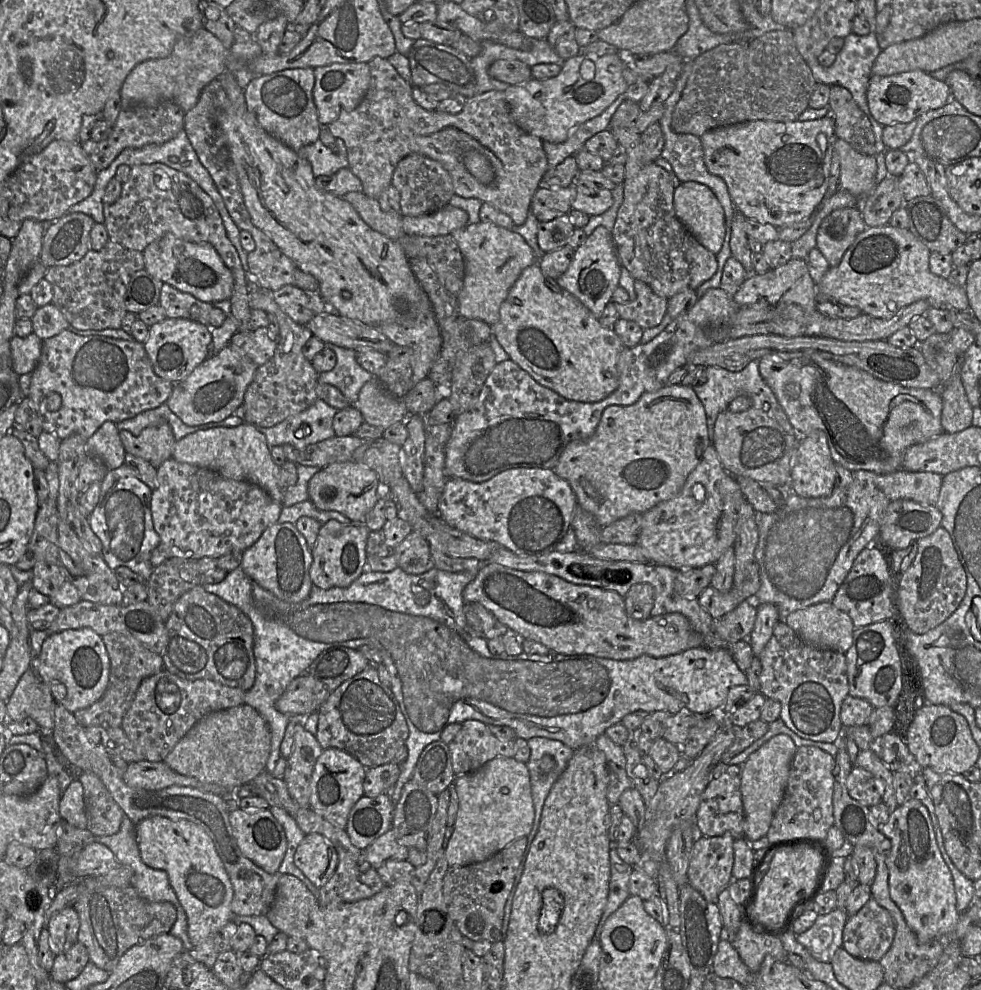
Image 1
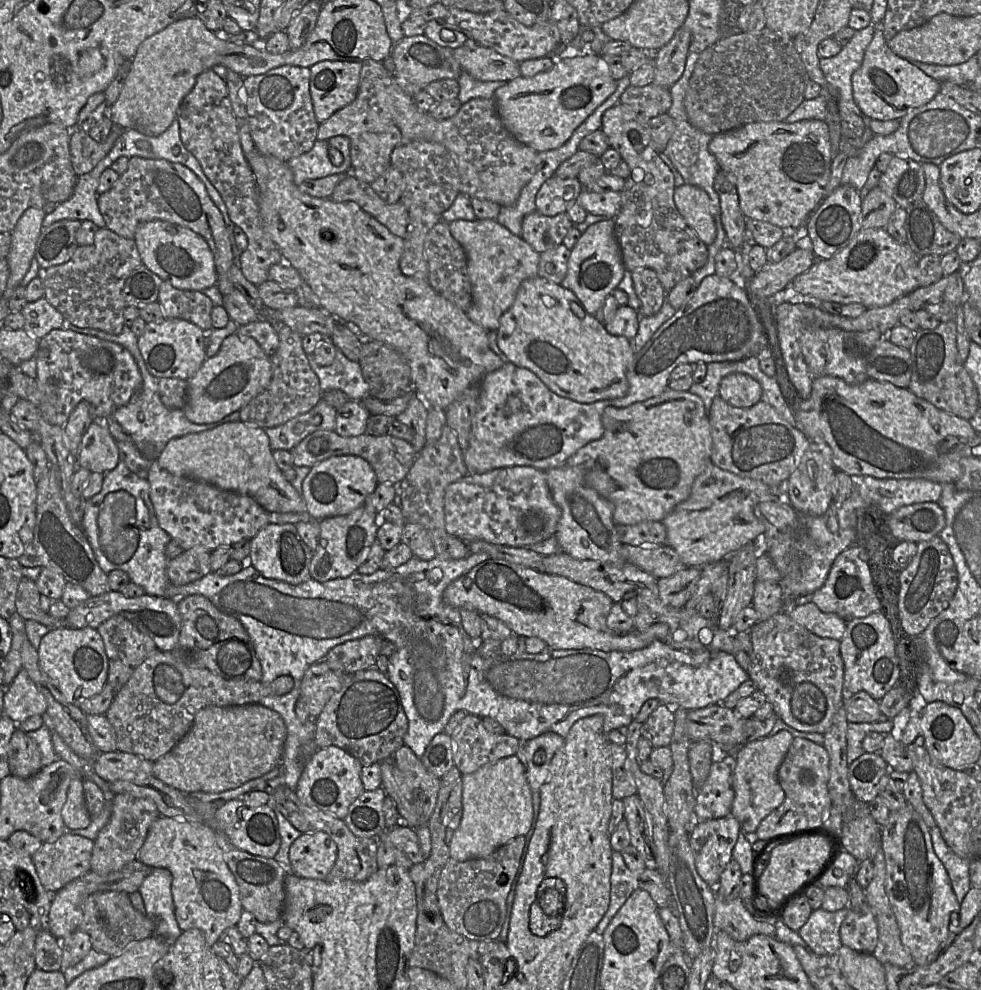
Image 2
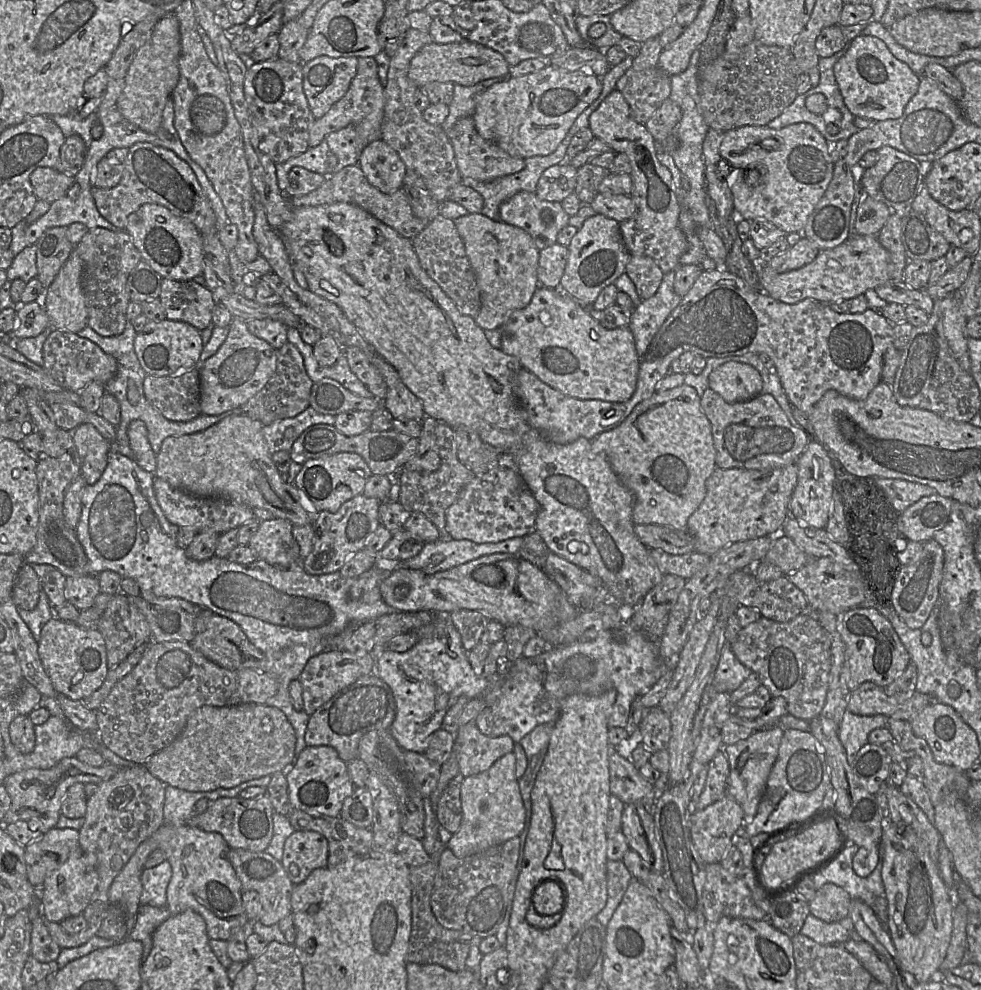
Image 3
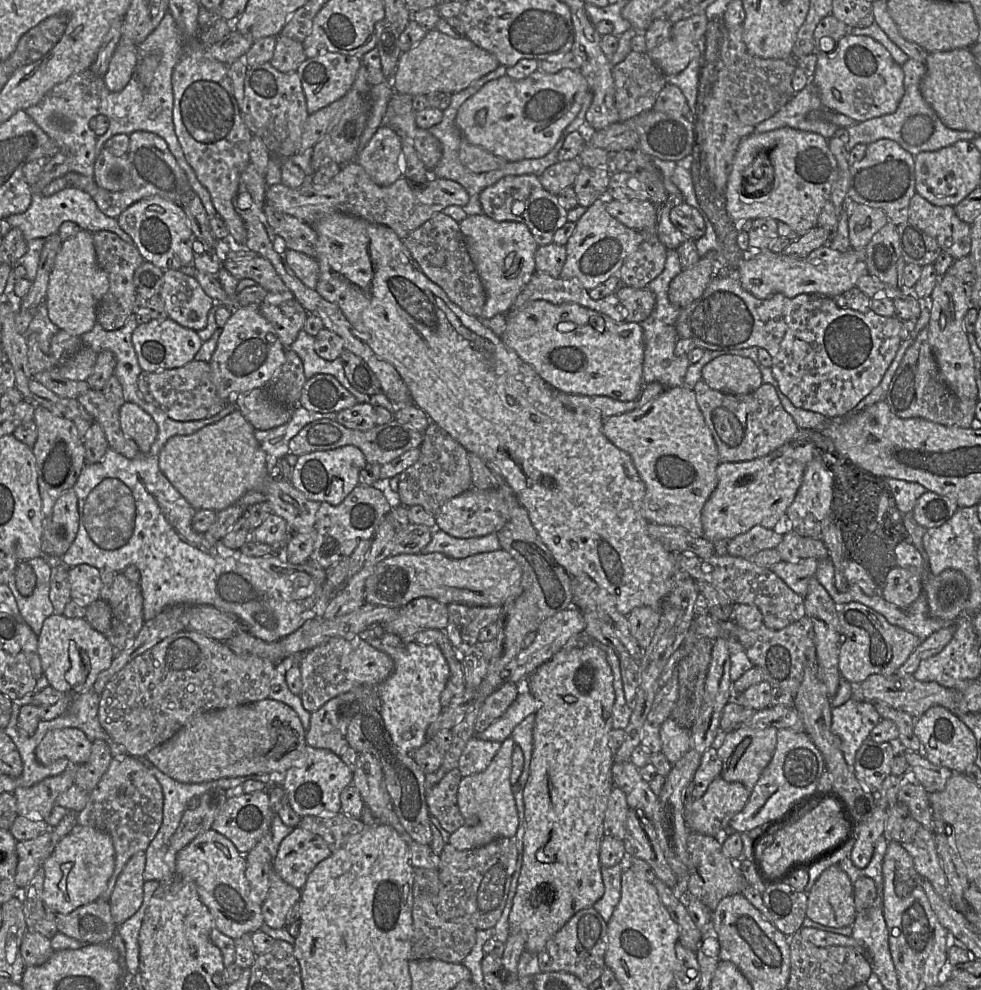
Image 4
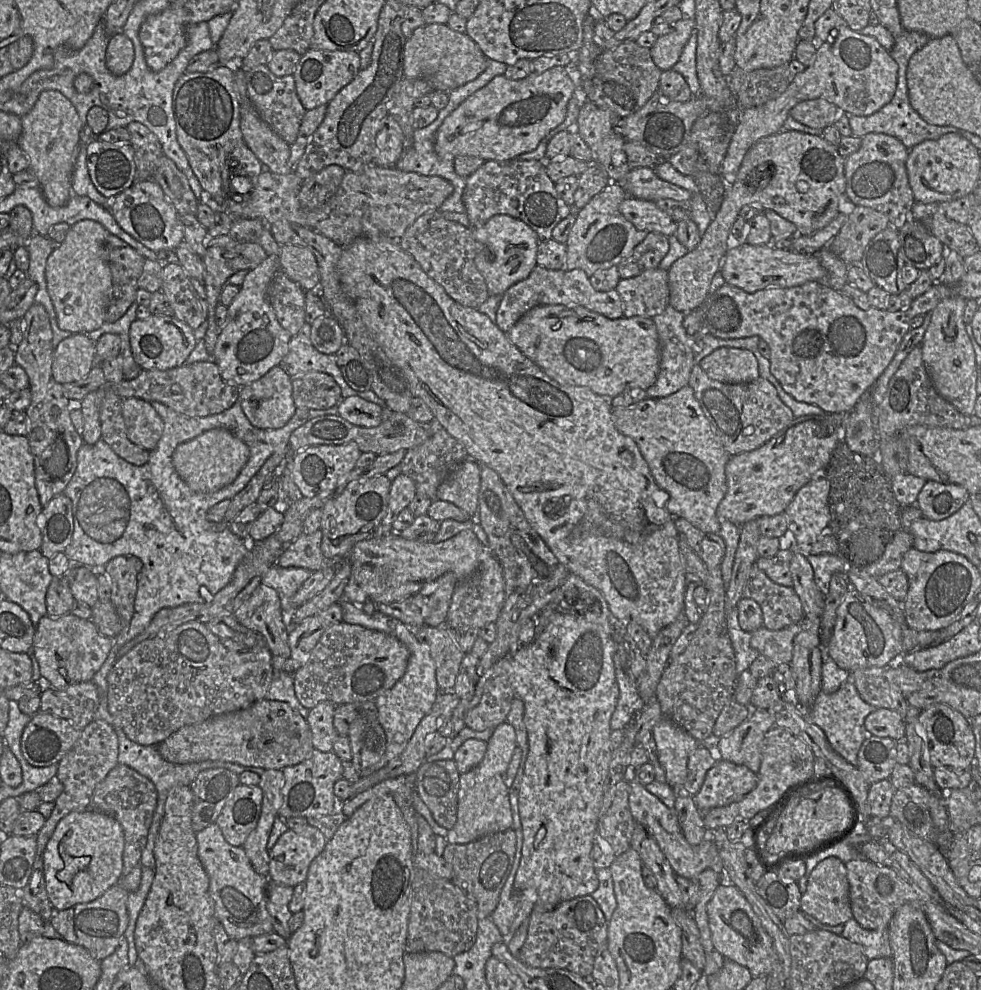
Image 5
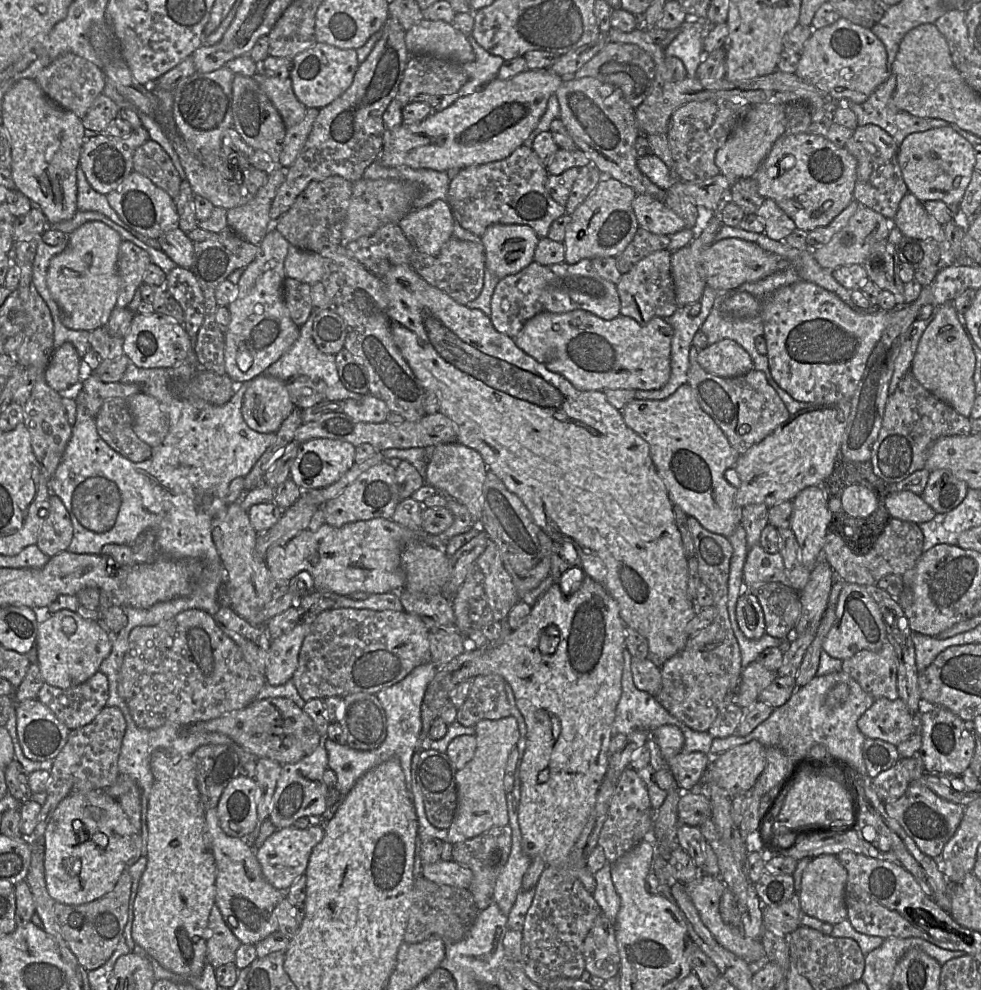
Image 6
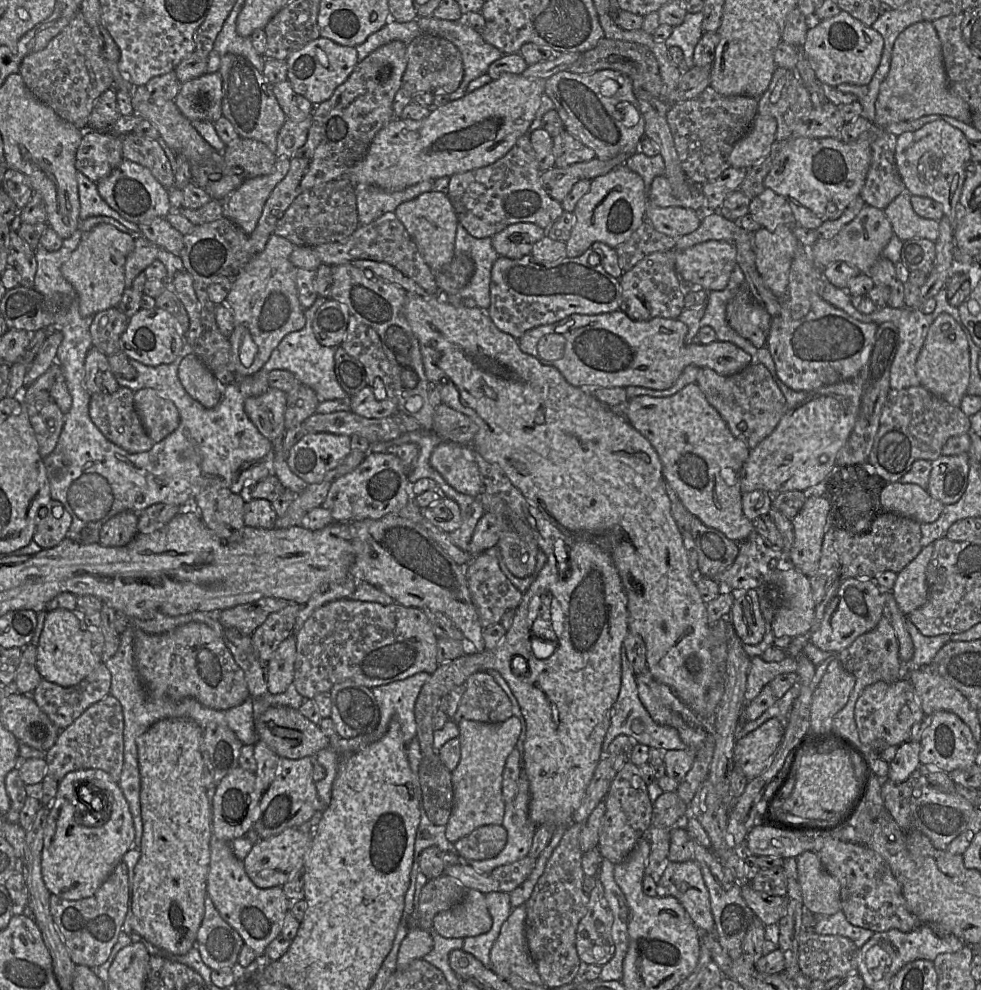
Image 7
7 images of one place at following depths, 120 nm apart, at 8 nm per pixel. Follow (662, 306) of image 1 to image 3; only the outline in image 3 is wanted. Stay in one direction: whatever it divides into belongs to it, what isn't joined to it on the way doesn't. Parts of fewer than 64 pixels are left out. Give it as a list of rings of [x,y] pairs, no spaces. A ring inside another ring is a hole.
[[[630,255],[625,274],[634,283],[642,300],[655,295],[664,277],[663,271],[652,258],[640,255]]]

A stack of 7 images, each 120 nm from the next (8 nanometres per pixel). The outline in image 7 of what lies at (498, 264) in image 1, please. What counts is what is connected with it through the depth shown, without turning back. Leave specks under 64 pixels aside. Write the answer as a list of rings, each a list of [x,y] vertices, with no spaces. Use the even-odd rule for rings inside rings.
[[[529,222],[511,224],[491,237],[499,256],[511,259],[531,253],[535,242],[546,235],[546,230]]]

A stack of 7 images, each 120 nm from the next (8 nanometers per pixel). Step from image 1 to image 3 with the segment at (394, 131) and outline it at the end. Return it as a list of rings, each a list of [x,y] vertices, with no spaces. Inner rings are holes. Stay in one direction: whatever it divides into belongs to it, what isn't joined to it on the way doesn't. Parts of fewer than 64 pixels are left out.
[[[358,57],[356,75],[345,95],[334,103],[326,114],[313,122],[309,132],[309,147],[317,146],[330,133],[349,125],[355,126],[357,135],[365,144],[382,139],[384,107],[384,85],[379,80],[378,66],[374,57]],[[472,116],[459,119],[445,133],[454,149],[455,161],[462,178],[469,177],[486,182],[498,177],[515,174],[525,167],[523,158],[513,157],[497,145],[482,138],[475,127]]]

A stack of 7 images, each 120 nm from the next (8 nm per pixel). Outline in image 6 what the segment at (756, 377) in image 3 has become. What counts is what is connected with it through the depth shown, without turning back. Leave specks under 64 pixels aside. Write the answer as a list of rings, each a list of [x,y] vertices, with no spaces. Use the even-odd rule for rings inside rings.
[[[722,340],[696,350],[699,365],[709,374],[732,378],[754,369],[748,352],[732,340]]]

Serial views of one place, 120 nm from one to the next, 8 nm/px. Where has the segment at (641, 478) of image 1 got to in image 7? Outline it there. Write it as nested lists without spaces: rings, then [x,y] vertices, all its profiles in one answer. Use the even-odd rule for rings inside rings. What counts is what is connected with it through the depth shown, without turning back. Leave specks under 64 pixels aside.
[[[697,383],[669,397],[632,398],[621,414],[656,450],[666,482],[691,514],[736,543],[754,532],[754,522],[743,512],[741,491],[742,469],[751,450],[733,436]]]

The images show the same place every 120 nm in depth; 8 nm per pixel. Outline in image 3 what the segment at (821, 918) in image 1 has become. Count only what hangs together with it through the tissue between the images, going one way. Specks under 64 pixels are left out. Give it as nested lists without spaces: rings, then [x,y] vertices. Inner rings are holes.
[[[809,914],[801,928],[800,933],[811,938],[821,945],[836,945],[850,939],[854,932],[854,925],[851,917],[827,923],[814,915]]]

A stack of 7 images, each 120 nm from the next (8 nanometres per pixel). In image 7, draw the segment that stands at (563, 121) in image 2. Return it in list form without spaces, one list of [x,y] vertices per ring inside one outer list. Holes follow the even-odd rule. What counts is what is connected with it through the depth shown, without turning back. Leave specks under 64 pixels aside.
[[[503,73],[498,79],[466,93],[457,100],[431,107],[429,115],[425,118],[395,118],[375,135],[366,156],[346,174],[346,177],[353,186],[370,185],[386,192],[397,192],[422,181],[434,181],[492,164],[503,157],[530,127],[539,109],[541,95],[545,92],[545,80]]]

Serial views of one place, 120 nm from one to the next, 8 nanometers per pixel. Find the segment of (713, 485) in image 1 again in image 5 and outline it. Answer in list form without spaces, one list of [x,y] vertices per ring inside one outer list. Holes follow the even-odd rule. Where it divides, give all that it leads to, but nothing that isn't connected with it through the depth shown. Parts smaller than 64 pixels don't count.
[[[846,415],[795,418],[759,448],[731,456],[725,466],[727,492],[717,508],[719,518],[742,526],[763,516],[784,513],[799,489],[827,467],[833,450],[843,440]]]

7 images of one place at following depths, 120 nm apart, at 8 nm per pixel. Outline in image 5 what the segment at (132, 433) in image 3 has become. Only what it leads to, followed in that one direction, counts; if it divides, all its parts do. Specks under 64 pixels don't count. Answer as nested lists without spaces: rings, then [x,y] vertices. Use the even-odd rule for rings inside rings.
[[[130,397],[122,401],[122,415],[130,441],[151,451],[163,432],[163,420],[146,400]]]

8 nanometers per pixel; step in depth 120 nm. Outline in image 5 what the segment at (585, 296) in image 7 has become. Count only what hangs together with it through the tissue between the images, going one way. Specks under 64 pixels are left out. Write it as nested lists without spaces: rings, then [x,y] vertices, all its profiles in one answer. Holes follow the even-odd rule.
[[[537,264],[527,278],[504,292],[495,323],[507,333],[526,312],[540,305],[582,306],[609,319],[623,317],[623,302],[615,289],[606,292],[594,289],[590,277],[581,269],[550,270]]]

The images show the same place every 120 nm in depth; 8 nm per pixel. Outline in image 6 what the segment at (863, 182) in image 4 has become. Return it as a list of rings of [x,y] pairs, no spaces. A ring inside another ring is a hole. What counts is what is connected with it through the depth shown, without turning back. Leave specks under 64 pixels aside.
[[[868,124],[854,129],[845,148],[857,161],[854,199],[892,220],[902,198],[909,192],[898,163],[899,145],[886,131]]]

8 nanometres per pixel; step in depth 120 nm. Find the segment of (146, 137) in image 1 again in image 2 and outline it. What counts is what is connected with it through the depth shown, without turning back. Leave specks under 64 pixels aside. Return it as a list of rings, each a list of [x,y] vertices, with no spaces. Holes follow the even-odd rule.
[[[114,124],[103,142],[96,142],[87,132],[71,130],[70,157],[75,173],[80,176],[90,172],[112,149],[125,128]]]

